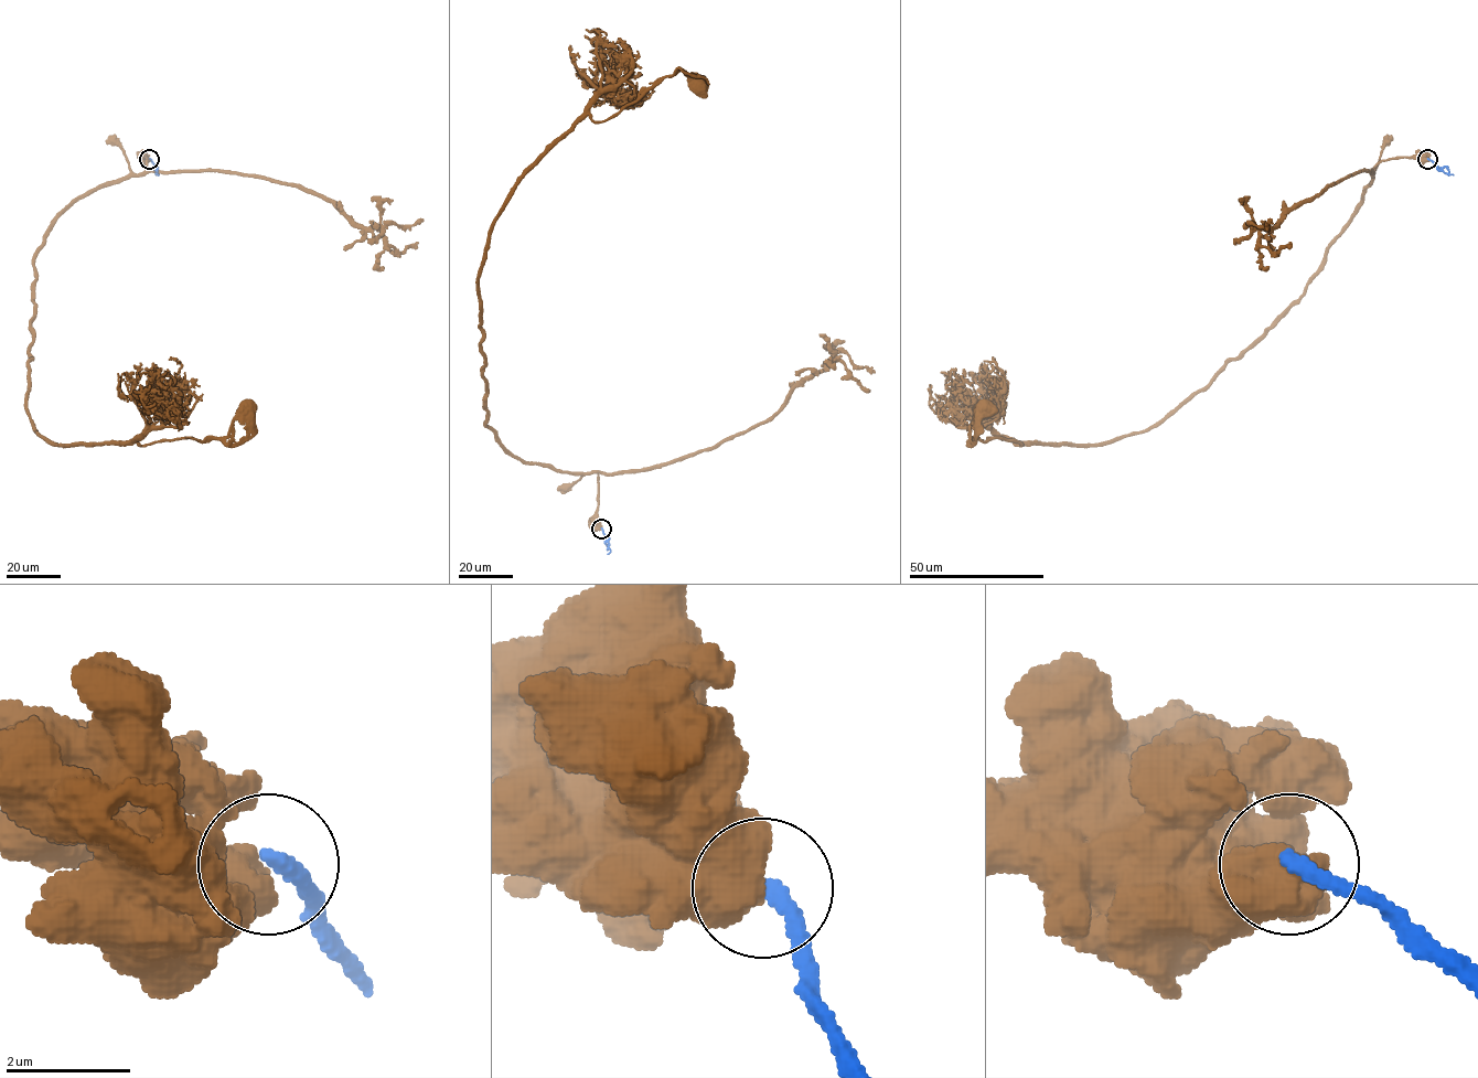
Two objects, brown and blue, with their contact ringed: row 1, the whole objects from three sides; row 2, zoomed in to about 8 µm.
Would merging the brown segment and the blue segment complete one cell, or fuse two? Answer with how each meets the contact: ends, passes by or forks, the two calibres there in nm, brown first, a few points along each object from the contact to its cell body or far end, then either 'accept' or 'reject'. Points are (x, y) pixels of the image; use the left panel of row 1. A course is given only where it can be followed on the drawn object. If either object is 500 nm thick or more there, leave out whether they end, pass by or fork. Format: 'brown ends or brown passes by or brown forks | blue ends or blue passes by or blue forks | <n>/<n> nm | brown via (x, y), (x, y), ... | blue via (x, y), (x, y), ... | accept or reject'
900/280 nm | brown via (150, 159), (142, 172), (79, 195), (34, 258), (29, 418), (51, 443), (142, 445), (225, 437), (245, 406) | blue via (150, 159), (159, 174), (156, 175) | reject

